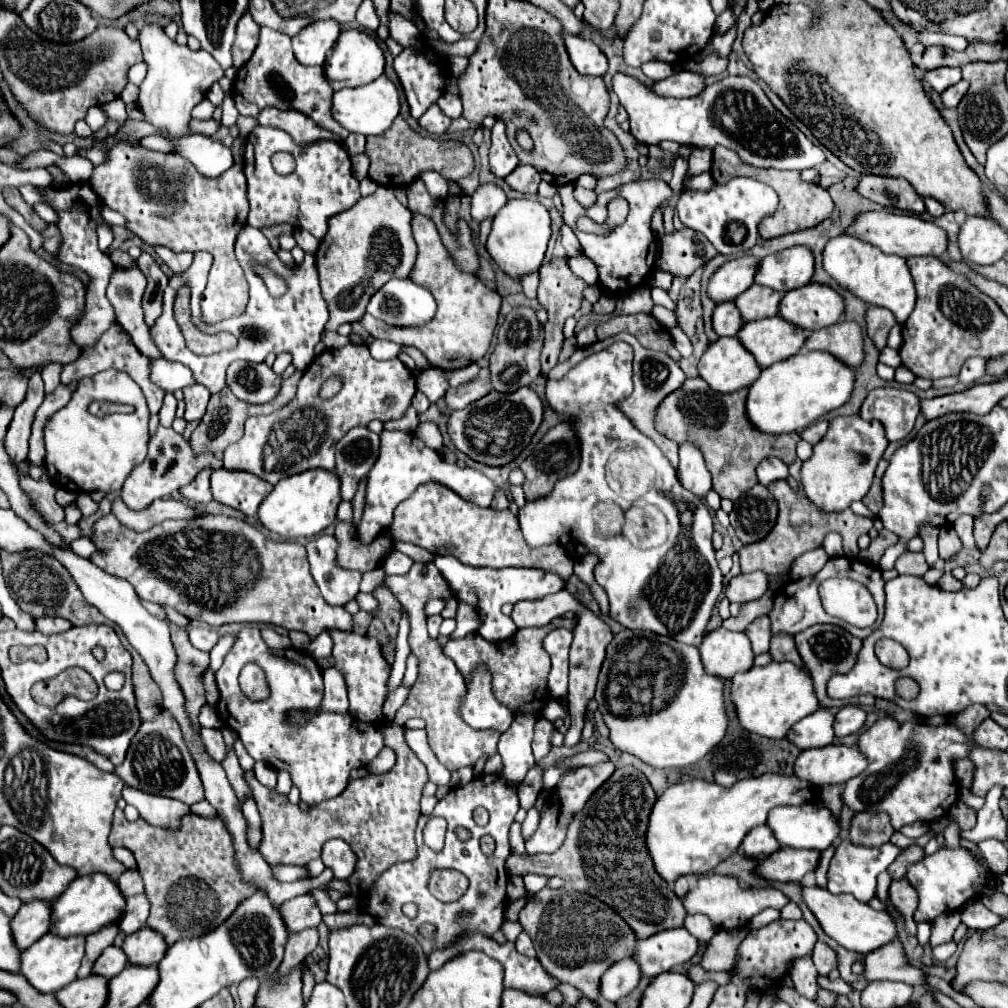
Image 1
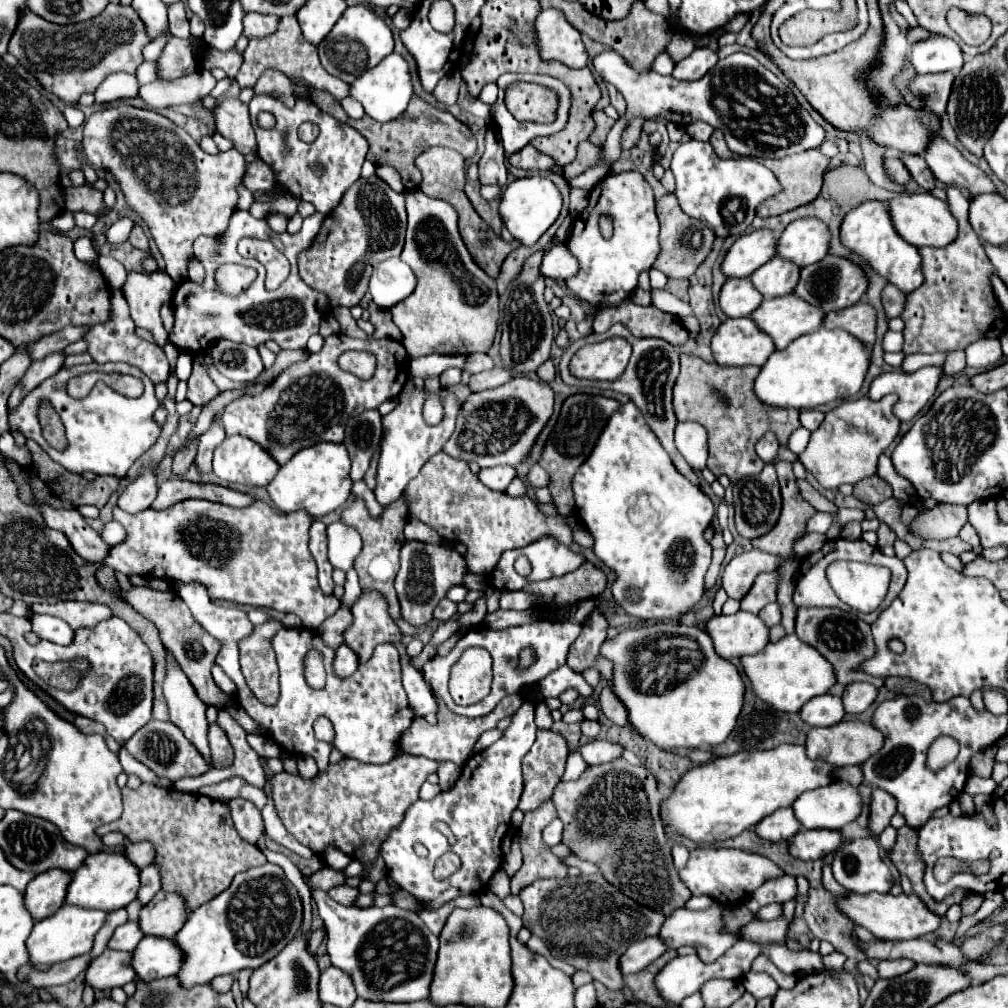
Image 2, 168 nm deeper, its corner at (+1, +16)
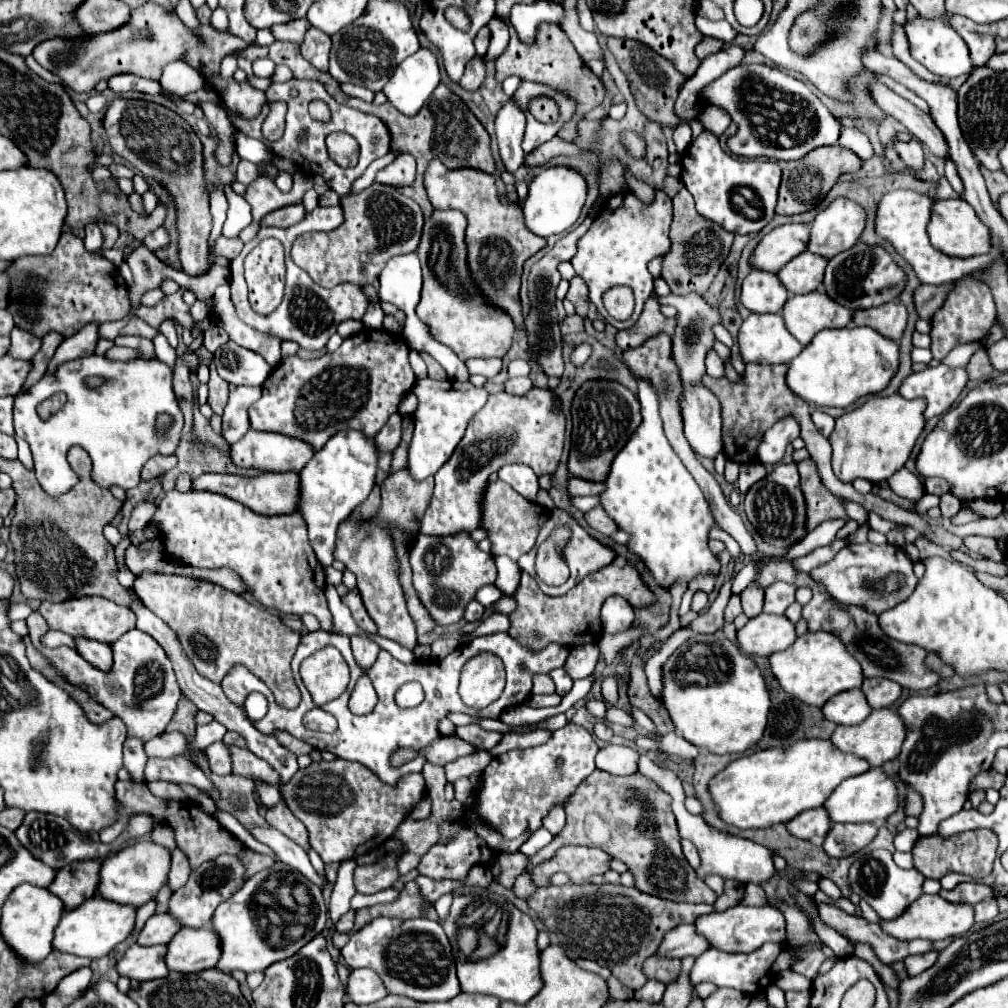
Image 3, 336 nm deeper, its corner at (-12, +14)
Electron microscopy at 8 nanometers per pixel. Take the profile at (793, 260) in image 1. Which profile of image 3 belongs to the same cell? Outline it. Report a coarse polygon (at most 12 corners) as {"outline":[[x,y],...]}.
{"outline":[[836,198],[812,222],[808,250],[824,258],[854,246],[866,212]]}

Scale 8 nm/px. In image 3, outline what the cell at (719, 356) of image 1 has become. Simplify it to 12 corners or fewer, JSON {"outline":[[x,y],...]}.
{"outline":[[750,314],[744,362],[788,364],[802,344],[780,314]]}

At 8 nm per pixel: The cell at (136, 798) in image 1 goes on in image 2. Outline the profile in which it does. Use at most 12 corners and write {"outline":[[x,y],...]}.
{"outline":[[125,748],[119,760],[125,774],[135,774],[145,784],[157,784],[159,778],[141,762],[131,758]]}

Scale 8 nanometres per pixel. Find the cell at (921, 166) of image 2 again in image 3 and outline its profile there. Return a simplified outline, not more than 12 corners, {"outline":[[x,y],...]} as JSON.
{"outline":[[894,142],[898,156],[912,168],[924,164],[922,144]]}

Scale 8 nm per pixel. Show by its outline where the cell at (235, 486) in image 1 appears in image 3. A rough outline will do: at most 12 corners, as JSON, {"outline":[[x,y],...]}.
{"outline":[[248,430],[230,446],[242,470],[300,472],[314,448]]}

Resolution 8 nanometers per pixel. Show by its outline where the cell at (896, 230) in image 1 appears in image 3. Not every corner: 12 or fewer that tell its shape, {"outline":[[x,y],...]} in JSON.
{"outline":[[936,200],[928,236],[948,256],[992,250],[990,230],[962,200]]}

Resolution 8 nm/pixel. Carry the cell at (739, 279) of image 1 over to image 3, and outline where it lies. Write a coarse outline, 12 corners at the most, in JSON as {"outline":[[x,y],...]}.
{"outline":[[784,224],[756,246],[754,268],[778,272],[802,254],[810,224]]}

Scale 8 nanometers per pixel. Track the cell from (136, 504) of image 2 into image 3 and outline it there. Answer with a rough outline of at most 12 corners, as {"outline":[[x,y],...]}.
{"outline":[[140,502],[128,520],[128,532],[150,524],[156,504]]}

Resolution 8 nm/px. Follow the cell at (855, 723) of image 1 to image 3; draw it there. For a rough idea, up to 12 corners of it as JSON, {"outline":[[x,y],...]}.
{"outline":[[866,678],[862,692],[870,708],[888,708],[902,686],[886,678]]}

